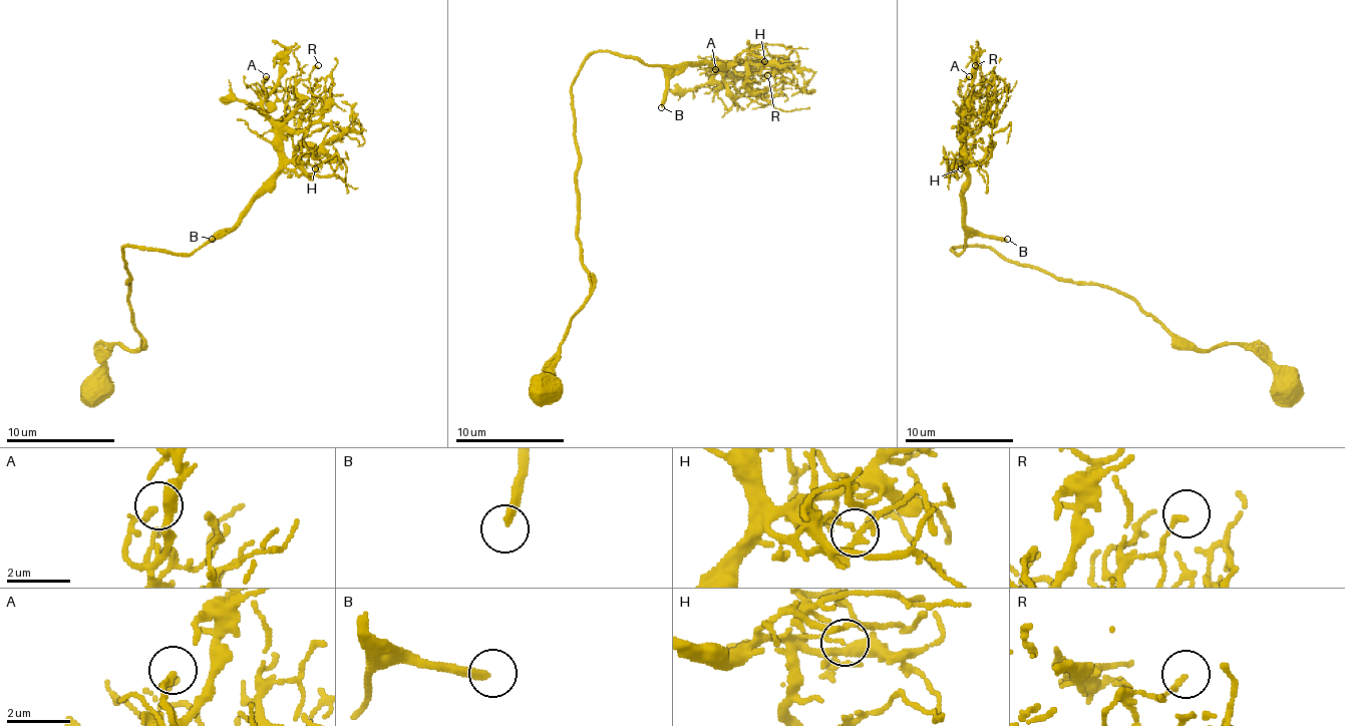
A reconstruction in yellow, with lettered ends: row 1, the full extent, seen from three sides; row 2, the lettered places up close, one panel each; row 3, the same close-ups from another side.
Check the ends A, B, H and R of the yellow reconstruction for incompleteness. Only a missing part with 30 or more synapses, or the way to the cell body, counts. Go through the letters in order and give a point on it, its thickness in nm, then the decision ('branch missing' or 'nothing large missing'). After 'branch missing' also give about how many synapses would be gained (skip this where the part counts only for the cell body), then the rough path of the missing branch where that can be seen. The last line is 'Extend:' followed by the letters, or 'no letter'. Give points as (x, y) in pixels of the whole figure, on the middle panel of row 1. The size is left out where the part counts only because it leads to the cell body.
A: (715, 69) | 190 nm | nothing large missing
B: (661, 107) | 220 nm | branch missing | 110 syn | (661, 107), (628, 154), (647, 173), (615, 198), (604, 193), (612, 185), (628, 193)
H: (764, 61) | 110 nm | nothing large missing
R: (767, 75) | 150 nm | nothing large missing
Extend: B

